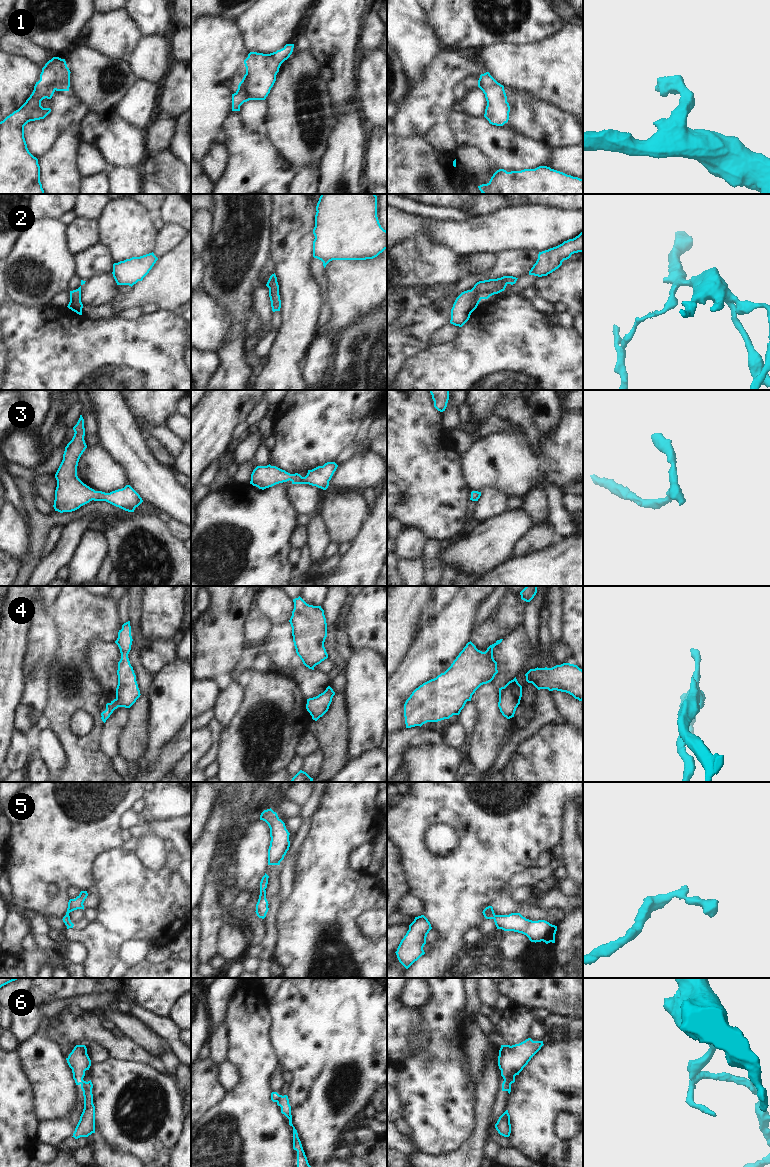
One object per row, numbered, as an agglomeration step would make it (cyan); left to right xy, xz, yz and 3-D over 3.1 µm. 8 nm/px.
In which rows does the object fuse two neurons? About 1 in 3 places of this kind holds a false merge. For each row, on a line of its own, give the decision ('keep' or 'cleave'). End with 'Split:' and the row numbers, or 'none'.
1: keep
2: keep
3: keep
4: keep
5: keep
6: cleave
Split: 6

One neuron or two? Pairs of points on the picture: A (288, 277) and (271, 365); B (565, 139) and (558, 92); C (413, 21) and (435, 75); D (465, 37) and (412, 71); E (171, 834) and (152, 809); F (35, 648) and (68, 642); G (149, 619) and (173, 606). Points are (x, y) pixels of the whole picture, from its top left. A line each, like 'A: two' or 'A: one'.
A: one
B: two
C: two
D: two
E: two
F: two
G: one

